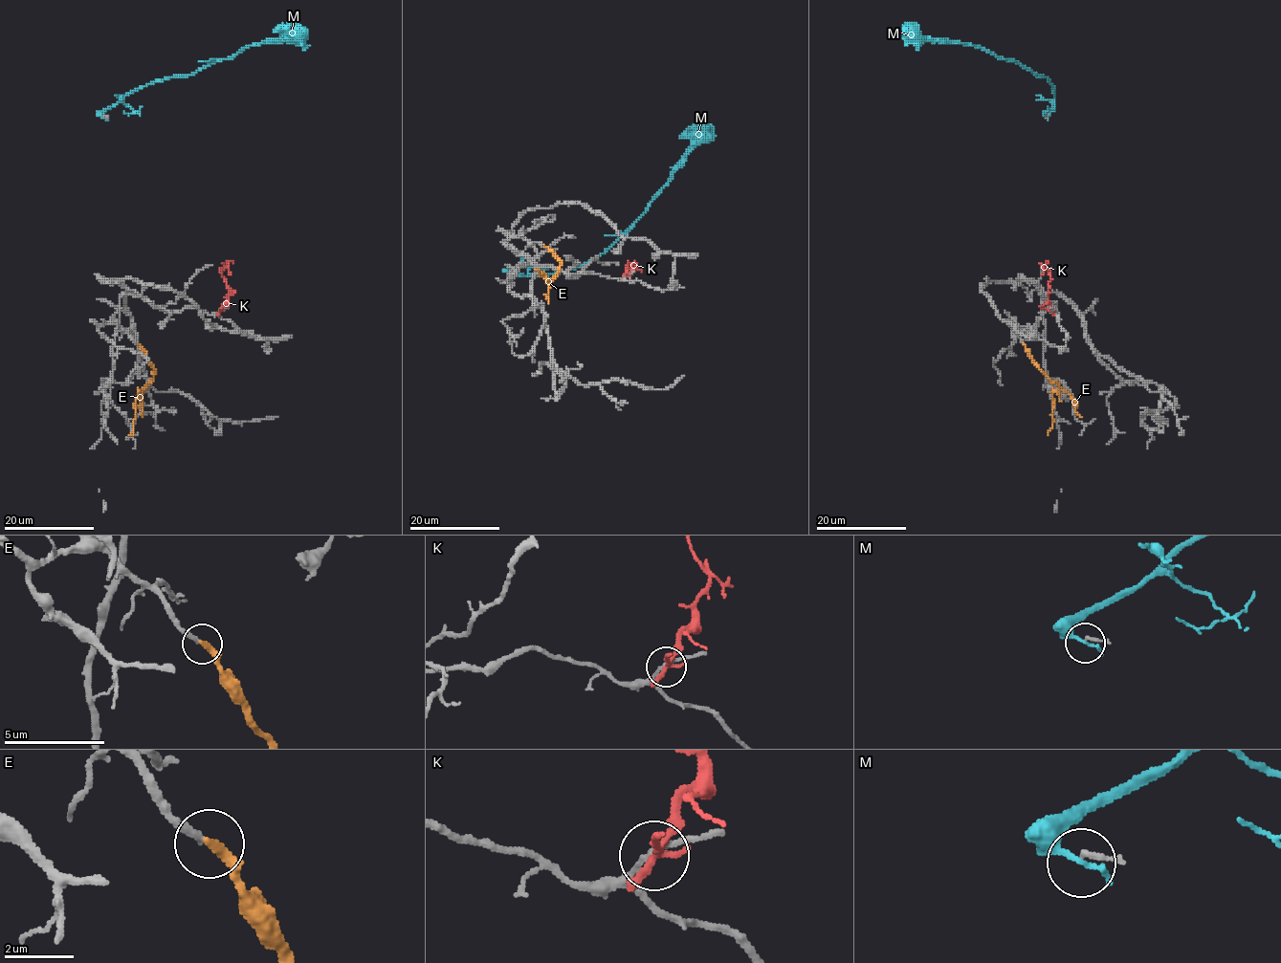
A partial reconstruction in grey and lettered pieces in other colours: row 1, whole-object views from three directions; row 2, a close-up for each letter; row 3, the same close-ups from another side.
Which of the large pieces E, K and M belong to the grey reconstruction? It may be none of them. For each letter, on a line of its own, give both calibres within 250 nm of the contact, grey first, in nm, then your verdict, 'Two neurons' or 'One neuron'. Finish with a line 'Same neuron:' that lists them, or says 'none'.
E: Thickness 240 nm (grey) against 240 nm. One neuron
K: Thickness 140 nm (grey) against 170 nm. Two neurons
M: Thickness 140 nm (grey) against 190 nm. Two neurons
Same neuron: E

